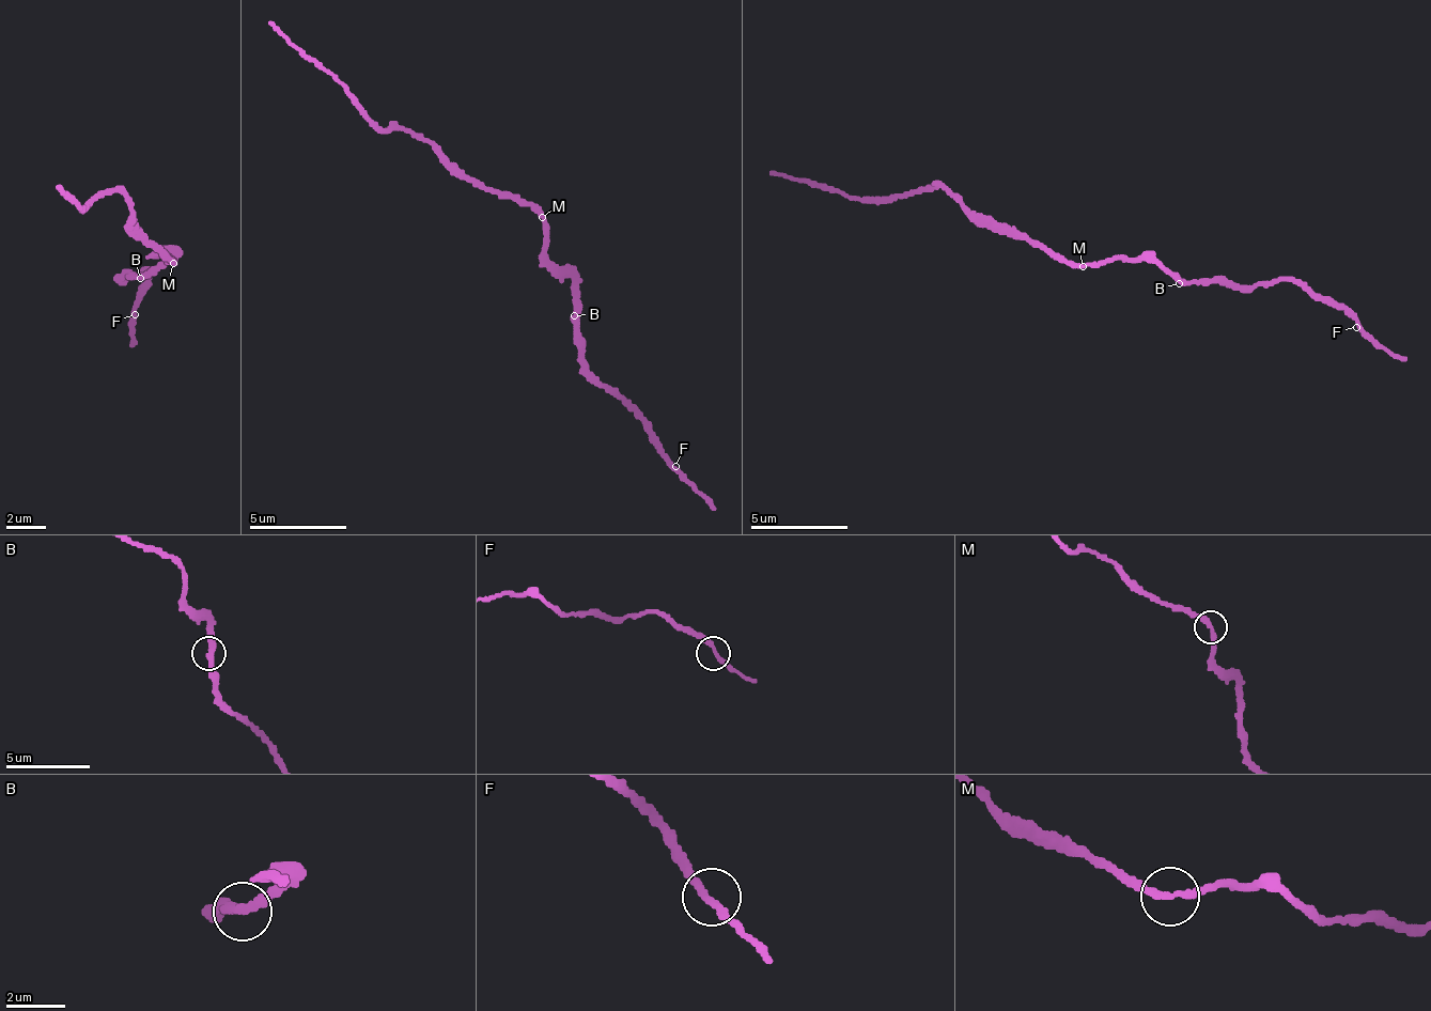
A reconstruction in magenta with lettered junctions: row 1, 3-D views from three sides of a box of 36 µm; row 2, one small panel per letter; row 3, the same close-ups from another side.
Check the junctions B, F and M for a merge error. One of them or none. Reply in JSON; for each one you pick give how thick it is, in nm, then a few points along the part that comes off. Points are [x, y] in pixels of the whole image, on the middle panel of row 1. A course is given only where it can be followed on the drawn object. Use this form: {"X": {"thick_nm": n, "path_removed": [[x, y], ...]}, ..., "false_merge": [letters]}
{"false_merge": []}

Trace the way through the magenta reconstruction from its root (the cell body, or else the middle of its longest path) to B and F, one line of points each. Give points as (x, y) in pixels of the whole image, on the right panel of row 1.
B: (1094, 260), (1152, 260), (1176, 274), (1179, 283)
F: (1094, 260), (1152, 260), (1190, 283), (1232, 282), (1245, 288), (1291, 279), (1311, 293), (1331, 298), (1356, 327)

